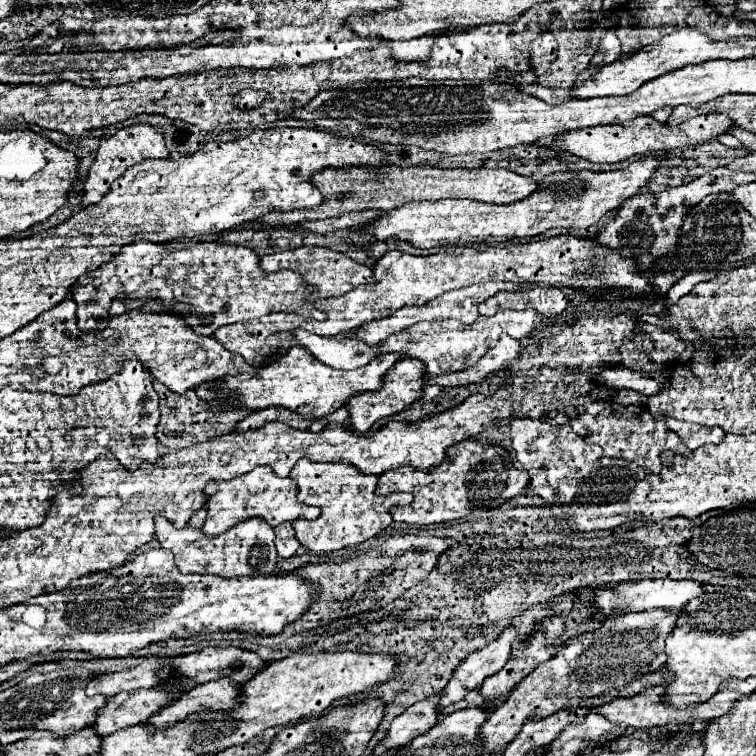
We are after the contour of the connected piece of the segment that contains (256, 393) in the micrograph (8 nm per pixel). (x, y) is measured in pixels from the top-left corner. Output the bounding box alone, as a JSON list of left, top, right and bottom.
[196,345,398,419]

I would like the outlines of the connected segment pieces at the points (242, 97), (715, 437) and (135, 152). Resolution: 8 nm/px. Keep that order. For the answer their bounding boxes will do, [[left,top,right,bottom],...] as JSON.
[[234,89,270,111],[666,417,726,449],[82,123,168,207]]

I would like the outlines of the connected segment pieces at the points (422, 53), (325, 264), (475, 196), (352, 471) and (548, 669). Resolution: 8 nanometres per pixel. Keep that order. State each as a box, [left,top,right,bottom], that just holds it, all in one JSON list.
[[392,35,434,61],[260,247,374,299],[260,165,536,225],[290,459,392,553],[480,609,678,753]]

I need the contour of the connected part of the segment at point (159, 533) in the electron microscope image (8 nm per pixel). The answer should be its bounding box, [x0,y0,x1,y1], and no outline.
[156,517,276,577]

